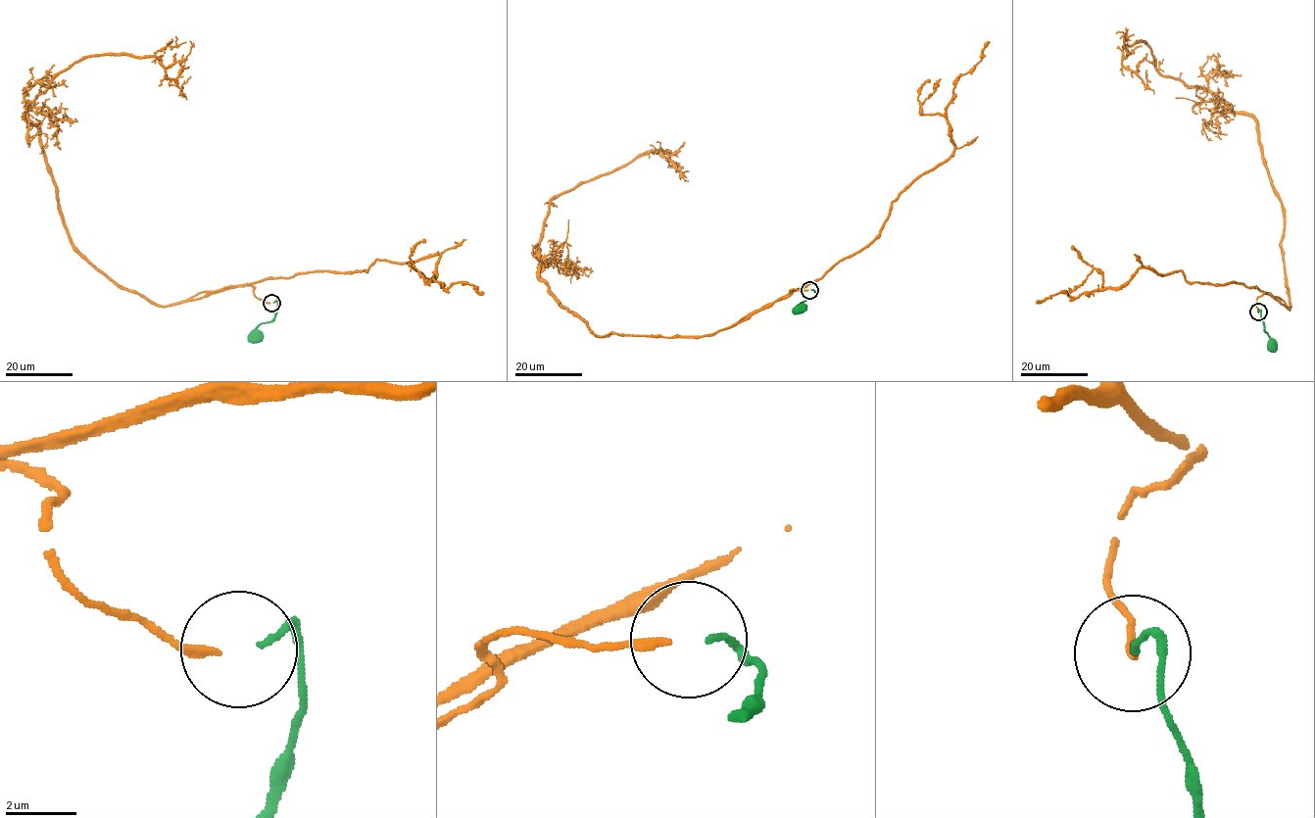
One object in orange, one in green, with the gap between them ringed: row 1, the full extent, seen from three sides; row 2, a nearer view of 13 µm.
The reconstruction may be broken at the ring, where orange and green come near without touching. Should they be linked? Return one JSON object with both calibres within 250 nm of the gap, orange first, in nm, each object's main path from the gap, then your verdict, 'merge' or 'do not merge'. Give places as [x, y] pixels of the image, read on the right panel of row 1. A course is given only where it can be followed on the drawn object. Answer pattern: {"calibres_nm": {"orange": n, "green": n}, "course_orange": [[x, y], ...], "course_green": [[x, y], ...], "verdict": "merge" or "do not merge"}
{"calibres_nm": {"orange": 240, "green": 180}, "course_orange": [[1257, 312], [1265, 292], [1290, 306], [1256, 121], [1163, 75], [1144, 42], [1124, 46], [1144, 84], [1146, 70]], "course_green": [[1258, 312], [1271, 344]], "verdict": "merge"}

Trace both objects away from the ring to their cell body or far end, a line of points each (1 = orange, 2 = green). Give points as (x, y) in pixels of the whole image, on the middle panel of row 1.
1: (807, 289), (791, 289), (698, 336), (597, 335), (556, 300), (539, 265), (553, 200), (658, 149), (688, 171)
2: (810, 289), (816, 292), (815, 297), (802, 302), (798, 308)

